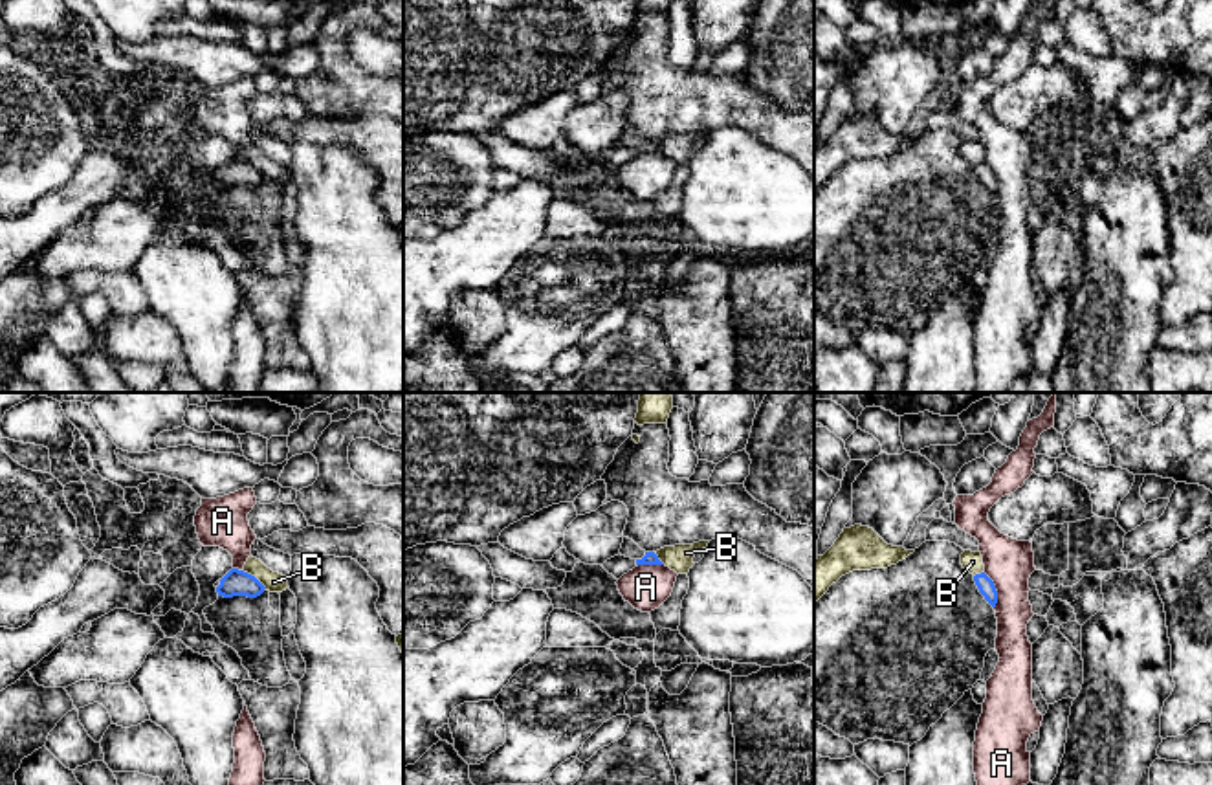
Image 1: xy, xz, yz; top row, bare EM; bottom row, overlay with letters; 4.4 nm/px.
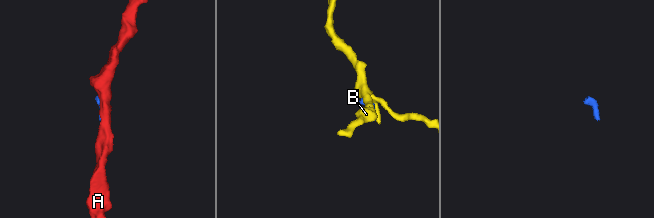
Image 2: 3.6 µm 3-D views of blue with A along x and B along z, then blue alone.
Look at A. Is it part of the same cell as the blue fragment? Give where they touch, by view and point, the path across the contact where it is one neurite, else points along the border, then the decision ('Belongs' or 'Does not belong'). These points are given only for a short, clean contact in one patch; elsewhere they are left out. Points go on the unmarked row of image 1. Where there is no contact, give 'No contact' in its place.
Touches blue at yz (996, 180). Boundary: yz (983, 162), (996, 180), (994, 197). Does not belong

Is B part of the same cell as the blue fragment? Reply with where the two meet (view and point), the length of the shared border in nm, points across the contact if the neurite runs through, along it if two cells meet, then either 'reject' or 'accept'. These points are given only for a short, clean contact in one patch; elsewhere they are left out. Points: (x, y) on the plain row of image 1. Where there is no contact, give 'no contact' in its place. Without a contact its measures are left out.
xy (253, 165) | 130 nm | along xy (242, 160), (255, 165), (266, 176) | reject

